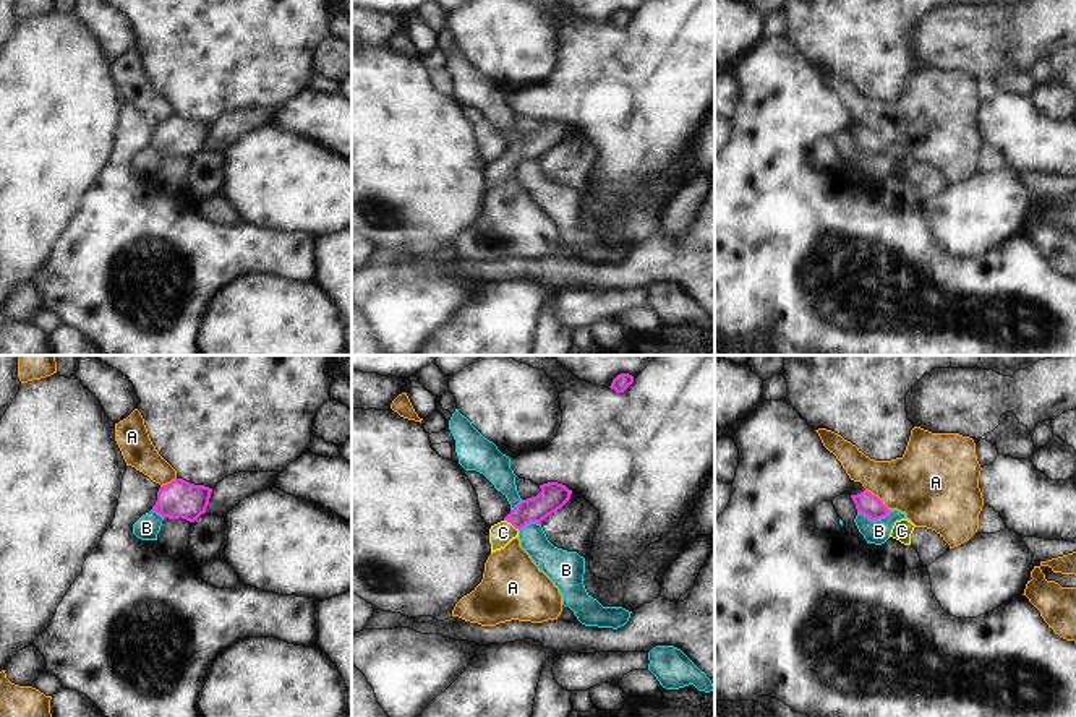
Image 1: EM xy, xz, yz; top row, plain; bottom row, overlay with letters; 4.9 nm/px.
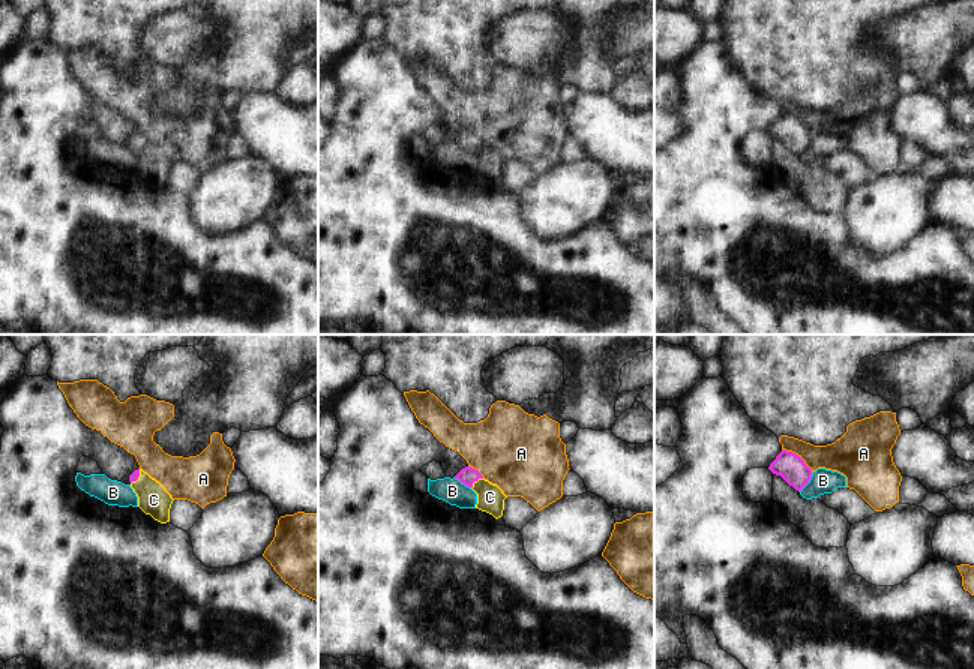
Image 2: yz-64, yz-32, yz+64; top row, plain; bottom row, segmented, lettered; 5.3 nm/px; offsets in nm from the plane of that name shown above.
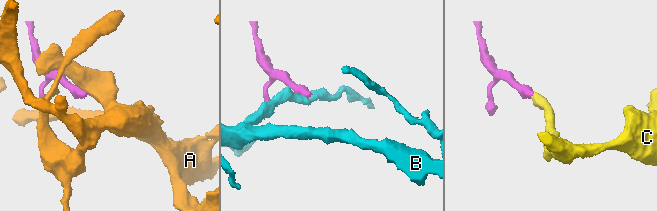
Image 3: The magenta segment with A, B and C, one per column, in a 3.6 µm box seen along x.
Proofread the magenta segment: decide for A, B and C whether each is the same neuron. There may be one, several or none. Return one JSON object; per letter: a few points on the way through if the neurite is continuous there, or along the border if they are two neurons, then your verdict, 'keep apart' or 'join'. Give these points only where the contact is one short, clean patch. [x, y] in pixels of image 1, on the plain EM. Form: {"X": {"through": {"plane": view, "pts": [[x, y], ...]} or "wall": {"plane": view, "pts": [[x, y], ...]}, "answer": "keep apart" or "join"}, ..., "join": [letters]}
{"A": {"wall": {"plane": "yz", "pts": [[866, 125], [888, 146]]}, "answer": "keep apart"}, "B": {"wall": {"plane": "yz", "pts": [[890, 146], [885, 153], [875, 156], [869, 156], [858, 148]]}, "answer": "keep apart"}, "C": {"through": {"plane": "xz", "pts": [[553, 132], [512, 161], [503, 169]]}, "answer": "join"}, "join": ["C"]}

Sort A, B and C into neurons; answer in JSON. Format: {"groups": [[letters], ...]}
{"groups": [["A"], ["B"], ["C"]]}

